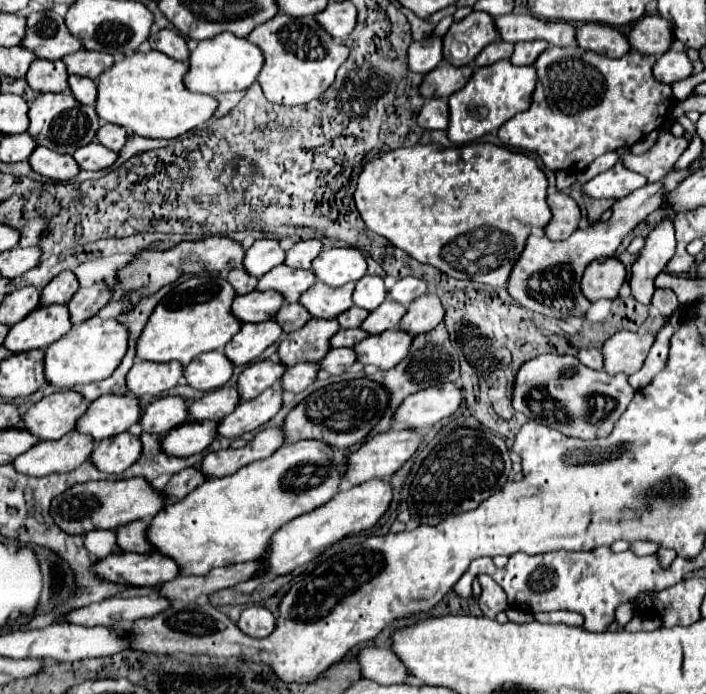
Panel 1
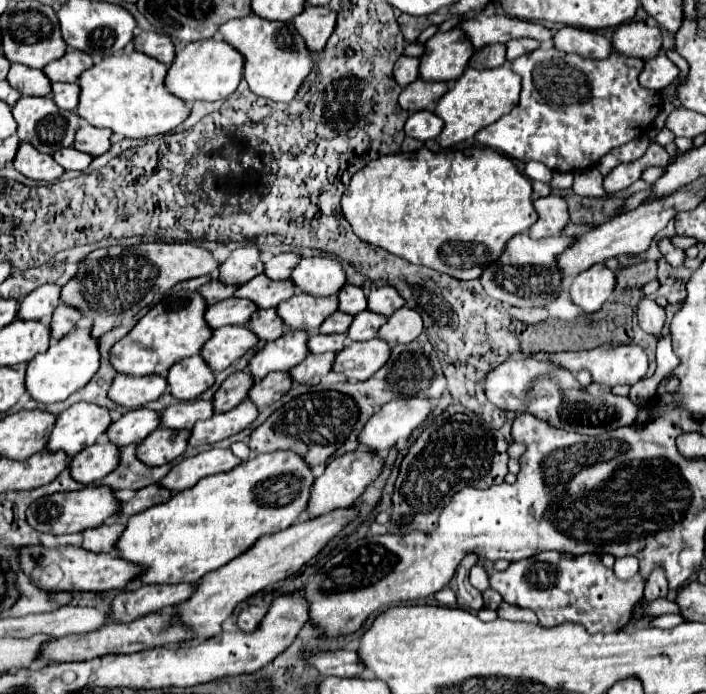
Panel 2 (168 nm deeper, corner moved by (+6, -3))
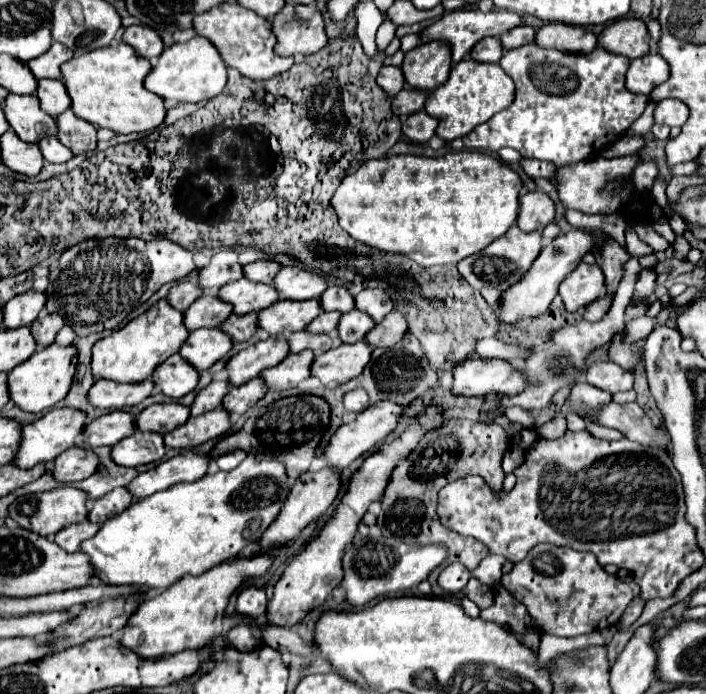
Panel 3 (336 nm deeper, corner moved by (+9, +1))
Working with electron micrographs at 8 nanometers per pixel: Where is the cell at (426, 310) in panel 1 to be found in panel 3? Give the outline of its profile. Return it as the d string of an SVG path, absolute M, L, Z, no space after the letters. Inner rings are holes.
M392 311L388 313L388 317L384 317L382 323L378 323L374 329L366 333L366 343L370 343L372 347L396 345L396 341L404 337L406 329L408 329L406 319L398 311Z

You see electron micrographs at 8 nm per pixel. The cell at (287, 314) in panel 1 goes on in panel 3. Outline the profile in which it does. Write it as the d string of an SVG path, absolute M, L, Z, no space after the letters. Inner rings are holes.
M256 313L230 315L224 323L220 323L218 329L224 331L232 341L248 341L256 333L256 329L258 329Z

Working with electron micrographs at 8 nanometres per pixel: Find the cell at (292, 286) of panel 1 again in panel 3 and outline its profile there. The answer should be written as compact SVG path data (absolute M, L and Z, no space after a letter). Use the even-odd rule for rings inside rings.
M238 279L238 281L232 281L232 283L224 285L218 291L218 299L230 303L232 313L246 315L246 313L252 313L252 311L258 313L258 311L270 307L272 303L276 303L278 293L272 285Z

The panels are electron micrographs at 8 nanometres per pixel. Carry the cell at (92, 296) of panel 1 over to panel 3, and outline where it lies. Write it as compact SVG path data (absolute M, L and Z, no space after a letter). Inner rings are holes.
M42 311L40 317L32 323L32 337L36 337L36 343L40 347L48 347L54 343L54 335L58 333L58 329L64 325L64 319L56 313L46 313Z

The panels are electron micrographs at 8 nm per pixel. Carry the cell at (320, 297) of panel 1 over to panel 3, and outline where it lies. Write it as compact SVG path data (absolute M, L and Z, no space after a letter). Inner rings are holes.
M278 301L258 313L258 329L268 335L290 335L304 331L306 325L322 313L320 301Z

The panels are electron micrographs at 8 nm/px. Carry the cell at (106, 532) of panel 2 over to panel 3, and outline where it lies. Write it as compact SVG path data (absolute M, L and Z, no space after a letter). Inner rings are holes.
M84 521L84 523L76 523L76 525L68 525L64 529L60 529L60 533L54 535L56 545L60 545L60 549L64 549L66 553L74 553L78 551L80 543L94 537L96 531L100 529L100 525Z

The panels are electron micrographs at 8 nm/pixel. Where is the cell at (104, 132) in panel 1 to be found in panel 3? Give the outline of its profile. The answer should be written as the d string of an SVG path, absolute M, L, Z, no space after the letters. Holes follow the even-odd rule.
M70 109L56 117L58 139L74 155L88 153L96 149L96 127L84 119L78 119Z

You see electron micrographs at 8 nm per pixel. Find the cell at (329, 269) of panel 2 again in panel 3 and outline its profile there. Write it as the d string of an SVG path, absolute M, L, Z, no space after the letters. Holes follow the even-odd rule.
M282 267L274 277L274 287L280 299L290 299L290 301L318 299L320 293L326 289L326 279L304 269Z

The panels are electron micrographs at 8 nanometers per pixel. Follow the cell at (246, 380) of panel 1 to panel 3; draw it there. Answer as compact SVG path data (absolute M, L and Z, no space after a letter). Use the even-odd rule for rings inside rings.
M212 381L206 389L202 389L196 395L194 403L190 405L190 415L196 417L196 415L202 415L206 411L212 411L212 409L220 407L220 403L222 403L224 395L228 393L228 389L230 389L228 381Z

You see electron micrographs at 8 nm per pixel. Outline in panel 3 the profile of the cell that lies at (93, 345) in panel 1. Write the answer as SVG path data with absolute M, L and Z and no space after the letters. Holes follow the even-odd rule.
M52 343L50 347L38 349L24 365L18 365L8 373L8 391L10 399L14 401L16 407L20 407L26 413L40 413L50 407L54 407L58 401L66 397L72 385L72 377L76 373L76 363L78 363L78 353L76 347L60 347Z

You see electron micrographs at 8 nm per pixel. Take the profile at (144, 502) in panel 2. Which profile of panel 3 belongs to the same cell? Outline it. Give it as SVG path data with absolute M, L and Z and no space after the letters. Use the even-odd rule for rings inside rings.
M118 487L94 501L92 511L88 513L88 521L96 521L98 525L102 525L106 519L122 513L128 505L132 505L132 495L126 487Z

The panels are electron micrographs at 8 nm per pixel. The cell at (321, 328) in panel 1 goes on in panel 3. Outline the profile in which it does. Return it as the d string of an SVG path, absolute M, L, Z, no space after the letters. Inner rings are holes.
M268 337L266 341L258 341L230 357L226 361L228 381L230 385L238 387L248 383L250 379L258 377L262 369L278 365L288 355L288 341L286 337Z

